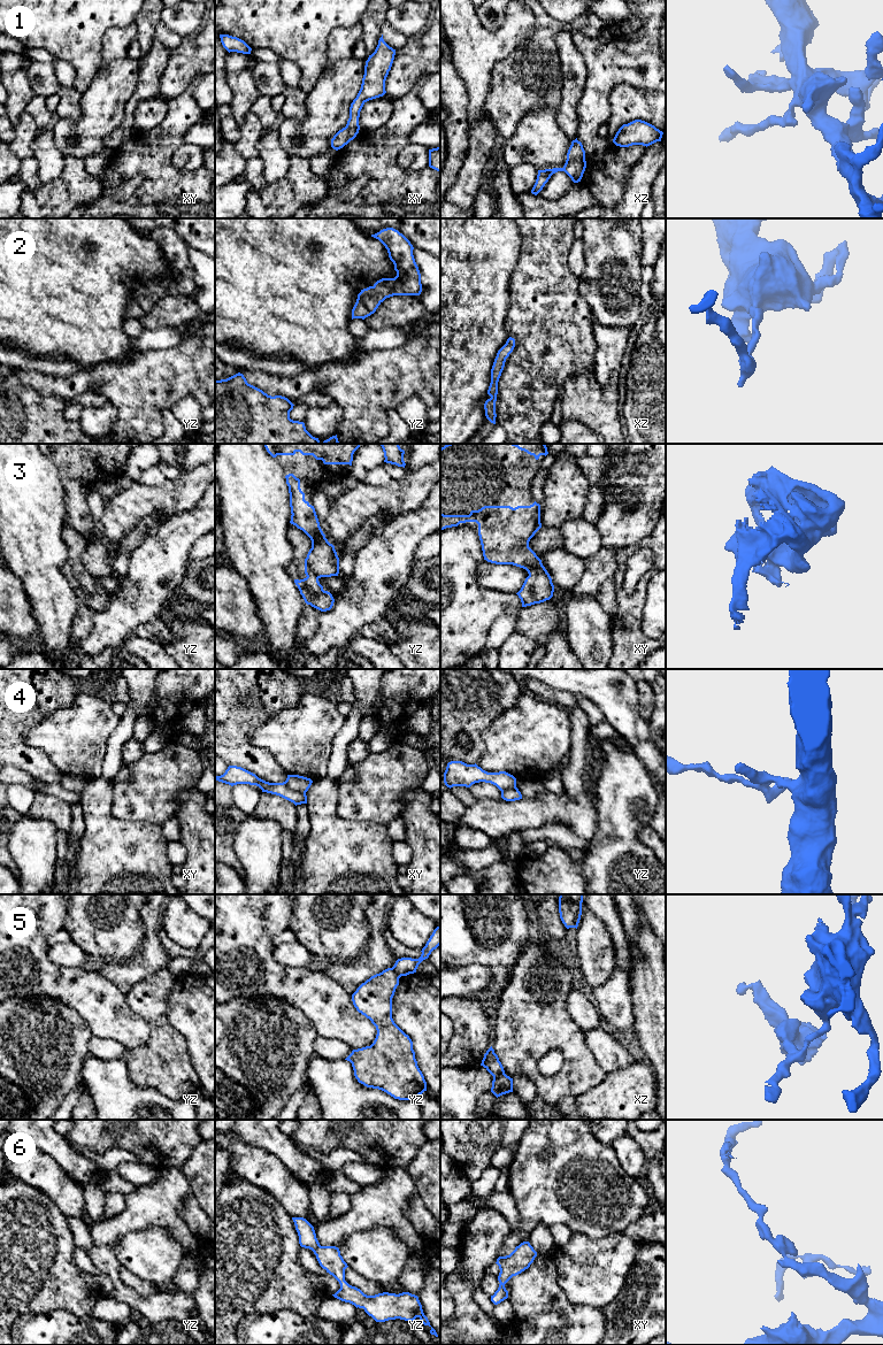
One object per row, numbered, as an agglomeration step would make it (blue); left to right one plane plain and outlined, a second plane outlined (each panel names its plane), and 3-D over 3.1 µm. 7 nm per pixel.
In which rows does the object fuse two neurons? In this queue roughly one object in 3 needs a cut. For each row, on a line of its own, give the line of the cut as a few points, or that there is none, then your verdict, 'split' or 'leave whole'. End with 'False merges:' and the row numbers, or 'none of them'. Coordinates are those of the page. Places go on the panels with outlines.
1: cut in xz along (584, 158), (571, 160), (562, 170); split
2: no cut; leave whole
3: cut in yz along (306, 558), (309, 571), (319, 577); split
4: cut in xy along (284, 782), (290, 788), (305, 793); split
5: cut in xz along (504, 1073), (493, 1077); split
6: no cut; leave whole
False merges: 1, 3, 4, 5

